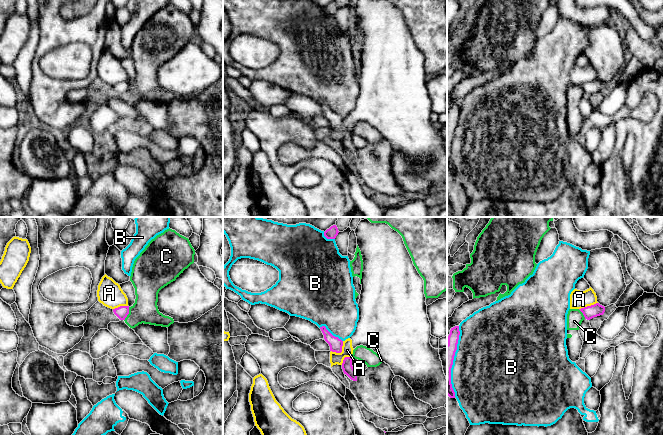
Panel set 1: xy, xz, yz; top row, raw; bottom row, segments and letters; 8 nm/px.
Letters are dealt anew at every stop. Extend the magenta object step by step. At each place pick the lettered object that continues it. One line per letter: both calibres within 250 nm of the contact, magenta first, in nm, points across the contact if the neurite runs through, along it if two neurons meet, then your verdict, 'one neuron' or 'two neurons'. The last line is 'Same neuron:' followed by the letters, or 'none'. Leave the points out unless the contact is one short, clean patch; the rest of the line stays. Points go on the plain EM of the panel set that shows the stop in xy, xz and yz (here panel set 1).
A: 100 nm thick on the magenta side, 100 nm on the other; border along xz (343, 117), (340, 128), (331, 127); two neurons
B: 100 nm thick on the magenta side, 400 nm on the other; two neurons
C: 100 nm thick on the magenta side, 200 nm on the other; border along xy (129, 83), (129, 89), (124, 96); two neurons
Same neuron: none

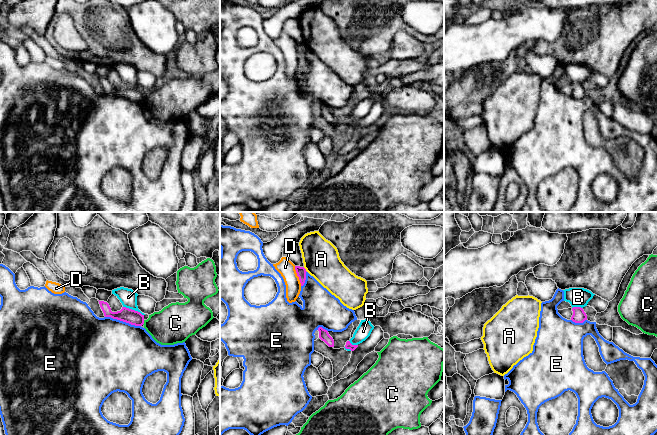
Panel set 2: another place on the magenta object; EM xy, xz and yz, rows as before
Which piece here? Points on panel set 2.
A: 80 nm thick on the magenta side, 300 nm on the other; two neurons
B: 120 nm thick on the magenta side, 140 nm on the other; border along xy (123, 82), (137, 86), (143, 91); two neurons
C: 120 nm thick on the magenta side, 300 nm on the other; border along xy (144, 96), (142, 100); two neurons
D: 80 nm thick on the magenta side, 140 nm on the other; border along xz (294, 42), (301, 61); two neurons
E: 120 nm thick on the magenta side, 500 nm on the other; two neurons
Same neuron: none

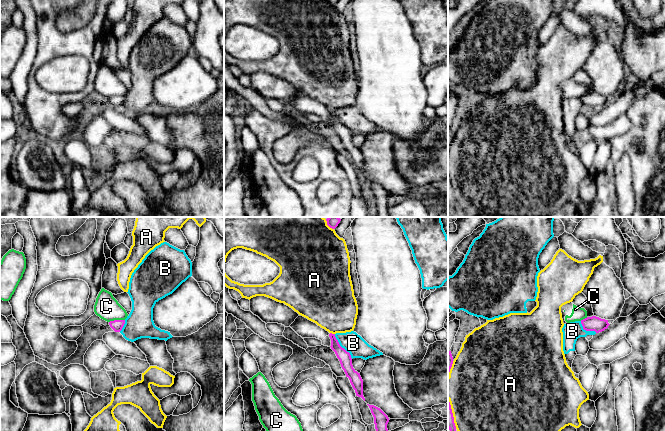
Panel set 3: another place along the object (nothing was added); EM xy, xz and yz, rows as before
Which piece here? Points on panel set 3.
A: 100 nm thick on the magenta side, 500 nm on the other; two neurons
B: 100 nm thick on the magenta side, 160 nm on the other; border along xz (334, 110), (338, 119), (352, 134); two neurons
C: 90 nm thick on the magenta side, 190 nm on the other; border along xy (124, 95), (114, 95), (109, 98); two neurons
Same neuron: none

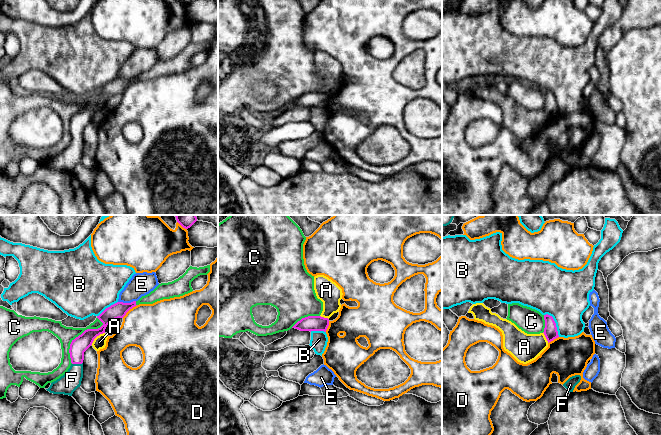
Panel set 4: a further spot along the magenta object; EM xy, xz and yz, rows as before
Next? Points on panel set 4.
A: 140 nm thick on the magenta side, 100 nm on the other; border along xy (104, 108), (100, 109), (91, 120); two neurons
B: 110 nm thick on the magenta side, 400 nm on the other; two neurons
C: 140 nm thick on the magenta side, 130 nm on the other; two neurons
D: 130 nm thick on the magenta side, 380 nm on the other; two neurons
E: 130 nm thick on the magenta side, 190 nm on the other; two neurons
F: 140 nm thick on the magenta side, 160 nm on the other; runs through xy (80, 120), (77, 123), (77, 139), (75, 150), (71, 156); one neuron
Same neuron: F

